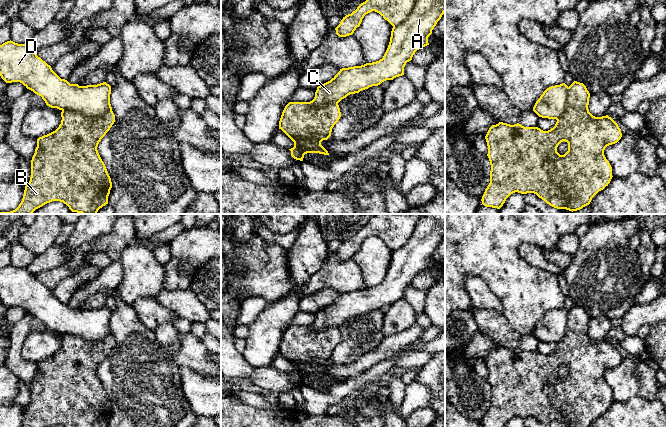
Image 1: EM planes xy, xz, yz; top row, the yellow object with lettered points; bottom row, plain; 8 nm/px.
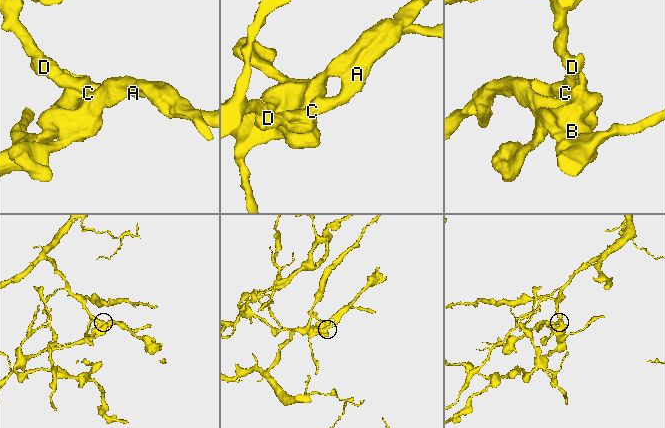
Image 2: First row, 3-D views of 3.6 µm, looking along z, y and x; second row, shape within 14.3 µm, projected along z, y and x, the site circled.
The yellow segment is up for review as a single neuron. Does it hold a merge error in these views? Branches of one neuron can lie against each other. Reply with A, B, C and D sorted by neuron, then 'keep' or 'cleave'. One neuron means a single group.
A C D / B; cleave

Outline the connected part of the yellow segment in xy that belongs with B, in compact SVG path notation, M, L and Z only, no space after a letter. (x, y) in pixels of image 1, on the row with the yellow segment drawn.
M62 110L61 117L61 124L55 131L37 139L31 160L31 177L21 203L15 210L0 214L32 214L52 201L63 202L72 212L97 214L100 208L108 204L112 182L97 147L115 122L113 111L88 117L75 111Z

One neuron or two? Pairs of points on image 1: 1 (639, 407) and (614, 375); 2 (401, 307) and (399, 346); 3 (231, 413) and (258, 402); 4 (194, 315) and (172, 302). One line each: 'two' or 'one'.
1: two
2: two
3: two
4: one

